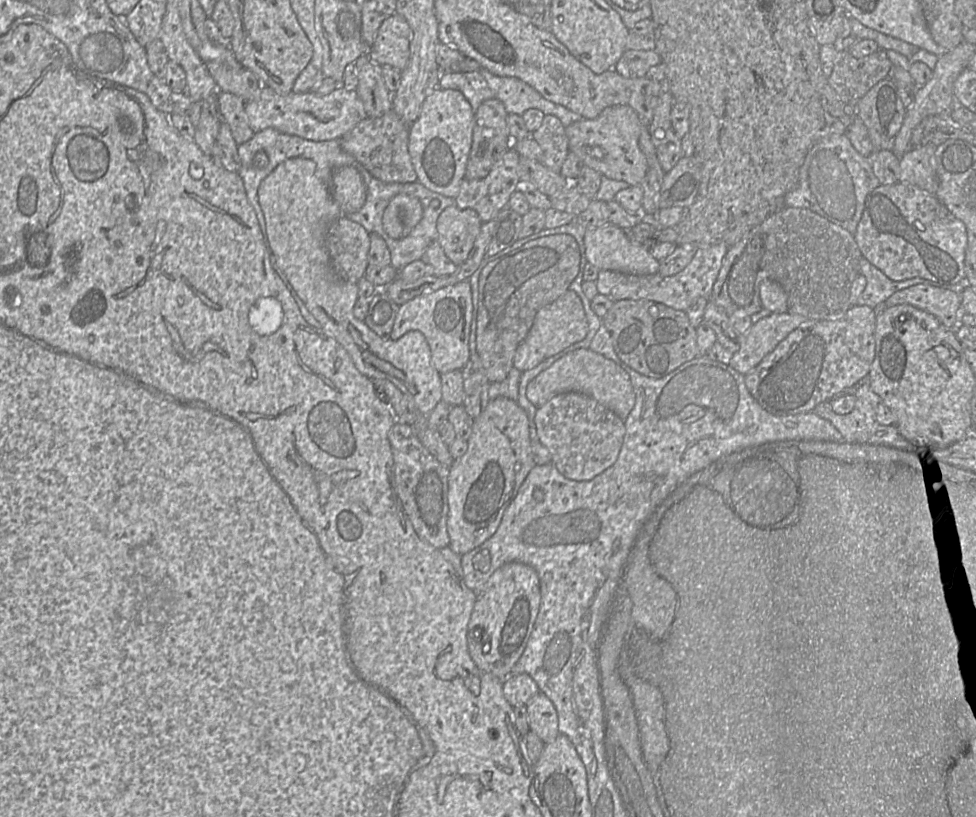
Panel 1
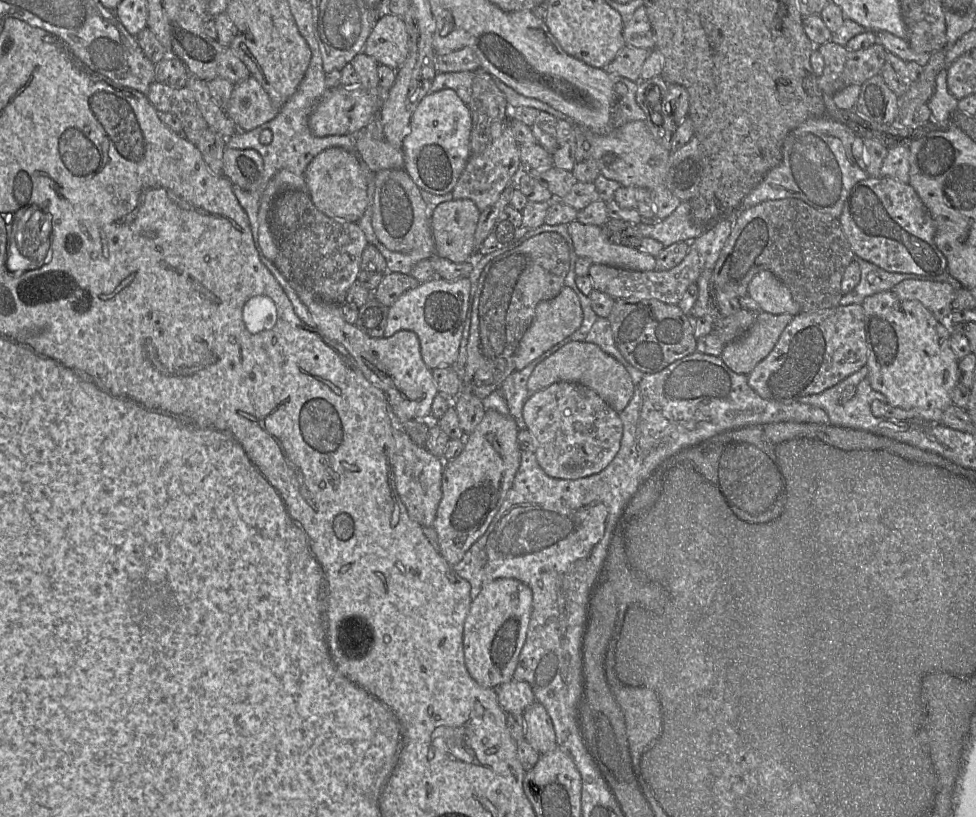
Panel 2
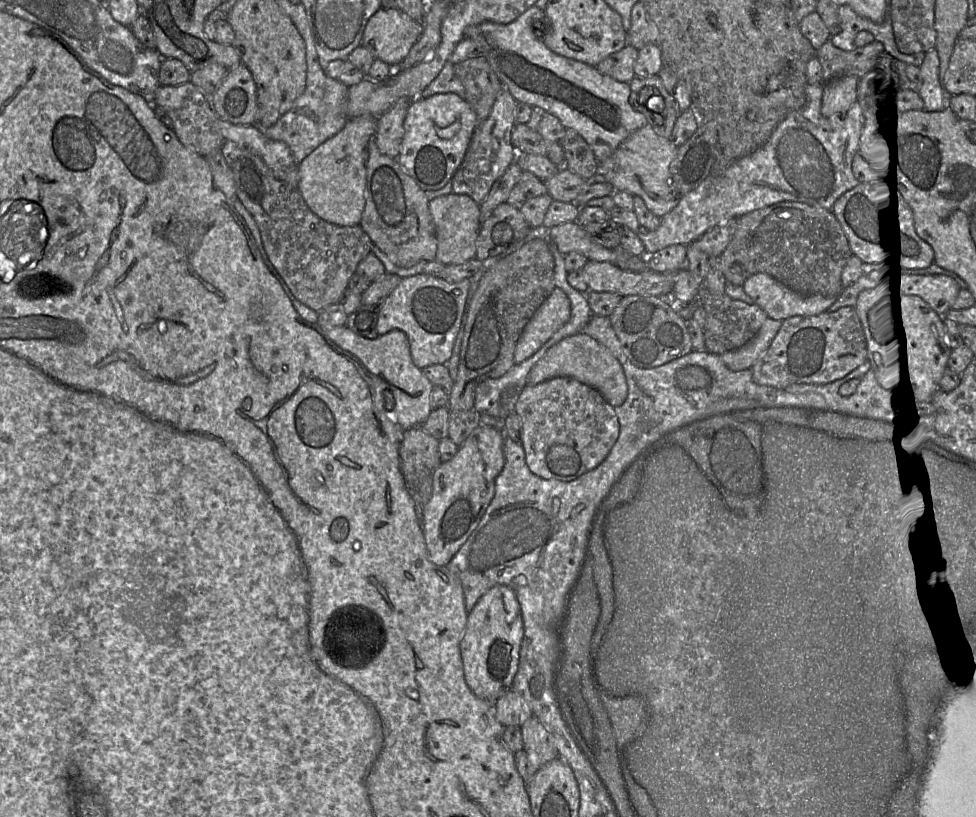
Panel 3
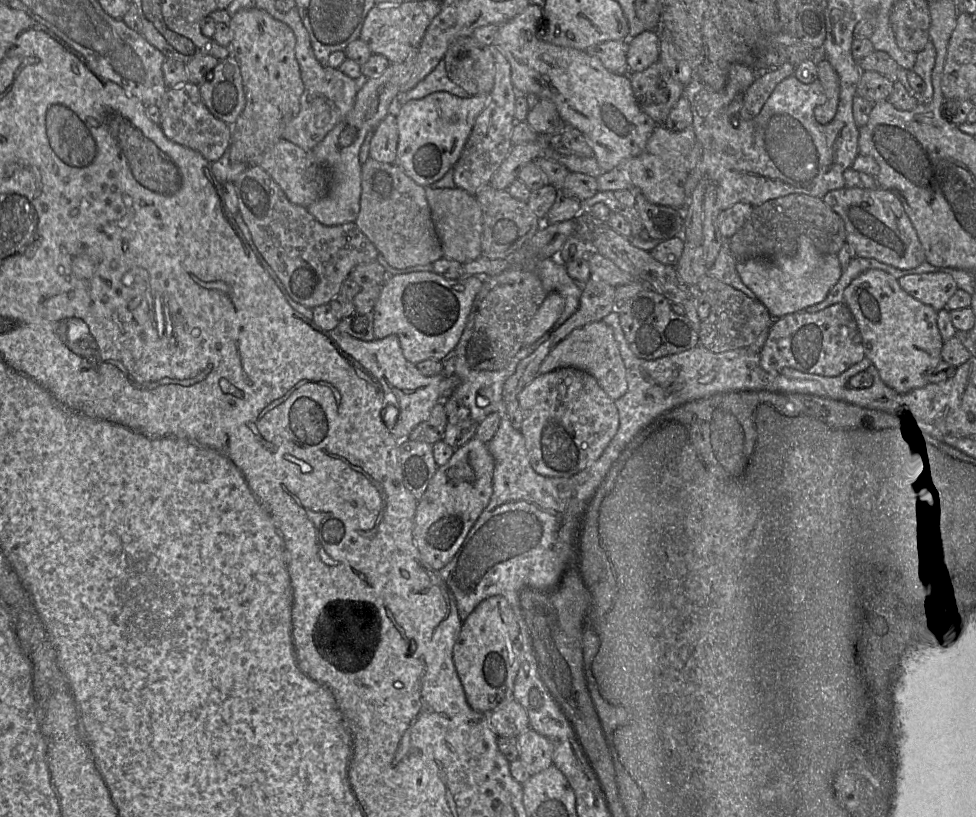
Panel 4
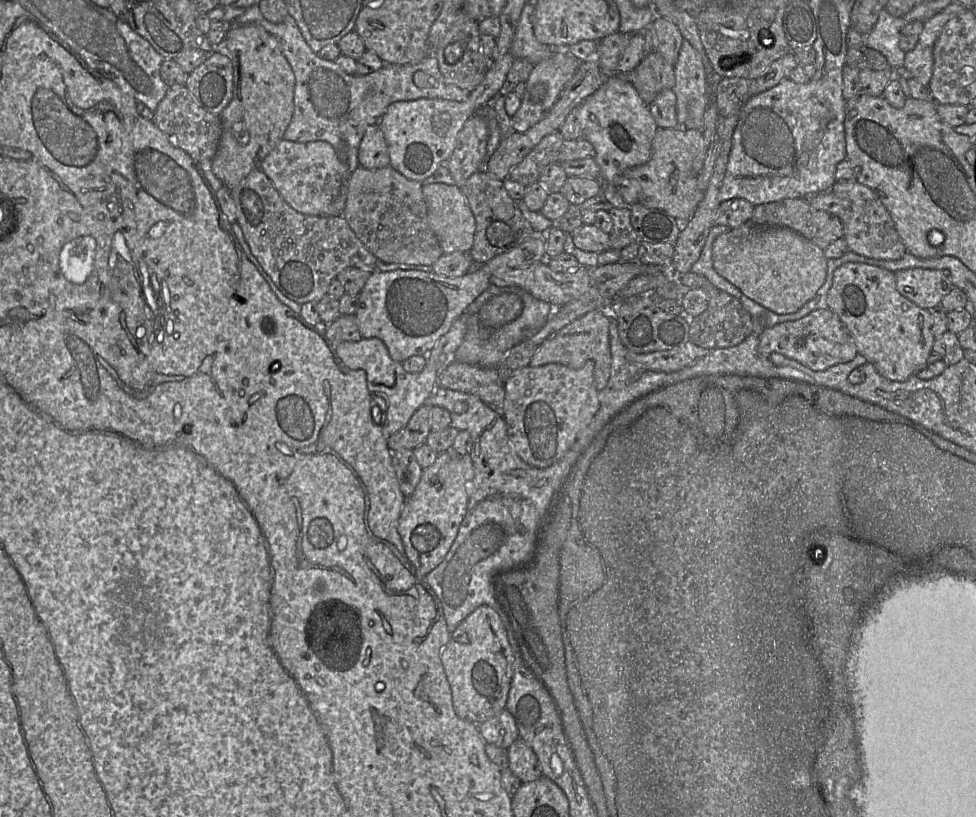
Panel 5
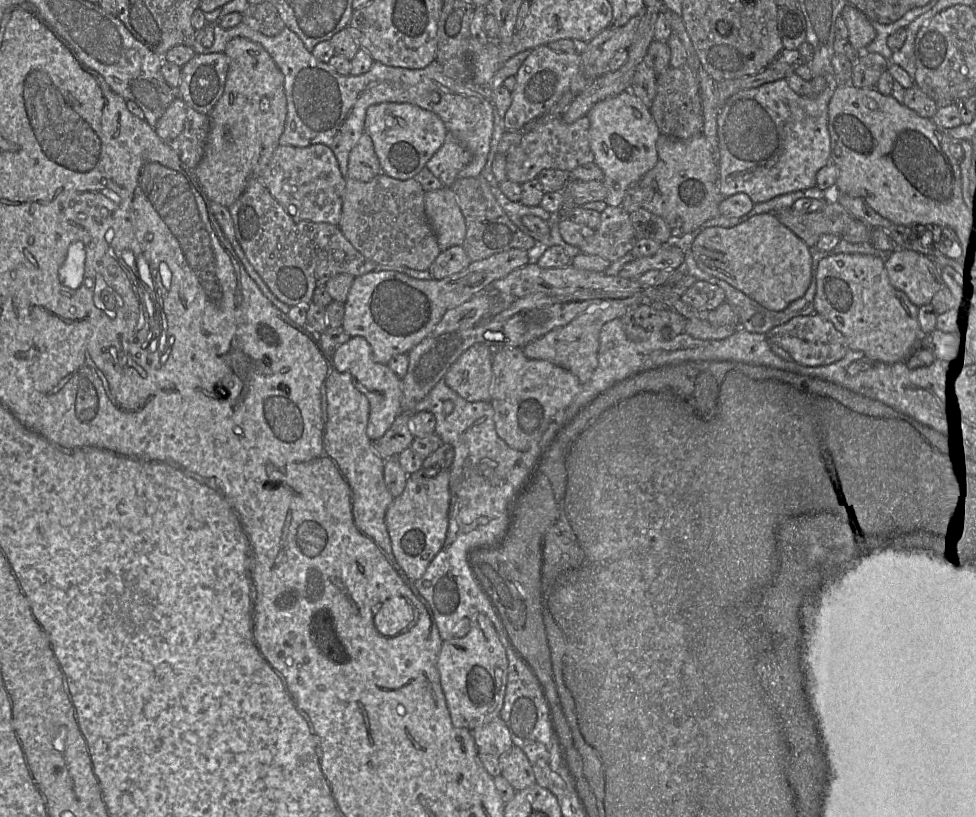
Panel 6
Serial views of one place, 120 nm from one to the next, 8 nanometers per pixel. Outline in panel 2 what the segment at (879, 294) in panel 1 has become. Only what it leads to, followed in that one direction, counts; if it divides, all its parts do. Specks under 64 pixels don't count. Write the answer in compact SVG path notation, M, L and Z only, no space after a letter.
M856 258L856 262L858 263L859 269L861 271L861 279L852 291L843 294L840 300L841 306L846 306L850 304L862 304L865 298L867 298L868 296L874 295L879 292L890 291L891 289L893 289L894 286L906 279L934 281L931 279L919 278L917 277L917 274L887 272L877 265L861 258Z

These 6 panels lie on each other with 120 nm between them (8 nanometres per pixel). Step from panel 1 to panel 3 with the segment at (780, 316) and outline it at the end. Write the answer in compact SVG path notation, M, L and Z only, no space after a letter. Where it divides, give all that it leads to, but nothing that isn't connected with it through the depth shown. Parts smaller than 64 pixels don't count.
M767 318L756 335L743 346L720 355L725 365L733 371L751 368L757 359L767 350L780 329L782 322Z

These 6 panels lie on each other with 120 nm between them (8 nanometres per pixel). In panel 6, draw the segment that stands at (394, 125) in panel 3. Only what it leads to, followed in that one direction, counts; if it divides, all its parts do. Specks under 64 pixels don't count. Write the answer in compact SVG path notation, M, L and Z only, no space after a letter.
M363 132L350 152L346 178L368 182L382 173L371 137Z

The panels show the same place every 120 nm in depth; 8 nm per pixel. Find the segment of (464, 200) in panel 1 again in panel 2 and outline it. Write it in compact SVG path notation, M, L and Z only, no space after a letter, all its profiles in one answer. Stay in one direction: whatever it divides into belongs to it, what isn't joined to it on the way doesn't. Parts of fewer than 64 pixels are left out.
M506 121L499 137L493 139L483 152L470 155L451 192L453 198L472 200L480 212L493 205L507 187L510 185L516 187L516 179L521 172L519 147L509 121Z

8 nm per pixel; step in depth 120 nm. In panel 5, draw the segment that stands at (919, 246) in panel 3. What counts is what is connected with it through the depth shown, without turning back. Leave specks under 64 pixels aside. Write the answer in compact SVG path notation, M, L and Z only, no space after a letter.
M827 191L811 197L809 203L814 209L829 212L842 221L843 238L850 251L878 260L898 260L907 253L888 210L878 197L873 200L851 201Z

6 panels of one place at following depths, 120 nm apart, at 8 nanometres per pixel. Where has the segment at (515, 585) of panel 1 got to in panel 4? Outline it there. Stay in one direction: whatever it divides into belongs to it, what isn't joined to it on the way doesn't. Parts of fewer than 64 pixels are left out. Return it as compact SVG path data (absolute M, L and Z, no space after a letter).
M491 596L480 602L462 626L453 647L453 662L470 707L489 714L501 703L514 699L513 686L521 654L521 629L513 608L503 596Z

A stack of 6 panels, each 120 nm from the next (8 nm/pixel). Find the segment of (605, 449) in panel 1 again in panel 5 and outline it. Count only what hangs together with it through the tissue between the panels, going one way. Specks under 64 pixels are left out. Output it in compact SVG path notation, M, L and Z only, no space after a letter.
M593 362L581 369L551 363L516 370L504 383L504 415L507 433L518 456L528 465L543 469L552 466L571 449L581 432L595 419L600 407L598 390L593 379Z

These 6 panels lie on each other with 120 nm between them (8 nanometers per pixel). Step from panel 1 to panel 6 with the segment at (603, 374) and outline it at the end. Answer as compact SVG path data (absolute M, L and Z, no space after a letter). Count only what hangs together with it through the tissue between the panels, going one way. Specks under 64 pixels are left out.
M620 300L609 301L590 309L563 327L554 329L545 336L523 347L525 355L530 359L548 360L564 368L579 378L581 383L587 382L598 365L599 336L603 325L611 320L622 318L629 306Z

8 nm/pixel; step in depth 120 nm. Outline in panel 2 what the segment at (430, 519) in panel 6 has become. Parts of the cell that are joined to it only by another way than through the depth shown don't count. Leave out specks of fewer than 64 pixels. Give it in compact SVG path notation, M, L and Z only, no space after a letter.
M485 410L481 422L464 440L461 454L445 463L442 498L433 528L437 533L440 555L450 564L459 563L471 546L484 534L511 488L520 465L521 450L514 419L496 410Z

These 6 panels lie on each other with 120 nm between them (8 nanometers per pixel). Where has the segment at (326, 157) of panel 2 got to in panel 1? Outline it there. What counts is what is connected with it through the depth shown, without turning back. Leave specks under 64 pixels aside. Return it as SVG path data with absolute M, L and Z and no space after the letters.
M354 167L334 169L329 190L333 200L339 205L342 215L359 211L366 201L366 185Z

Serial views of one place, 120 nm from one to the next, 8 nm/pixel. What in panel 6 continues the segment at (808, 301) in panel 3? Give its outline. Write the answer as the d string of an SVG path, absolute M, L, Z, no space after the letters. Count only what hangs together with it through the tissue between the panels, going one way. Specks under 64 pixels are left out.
M774 213L754 215L731 228L704 227L693 233L691 252L699 268L726 281L769 310L786 309L810 286L811 248L784 226Z

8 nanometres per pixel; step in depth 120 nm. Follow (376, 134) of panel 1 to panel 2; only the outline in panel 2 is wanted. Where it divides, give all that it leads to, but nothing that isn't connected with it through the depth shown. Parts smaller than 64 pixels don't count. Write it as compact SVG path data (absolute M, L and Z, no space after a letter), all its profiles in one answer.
M365 129L355 134L355 145L357 155L373 172L385 169L403 169L404 167L401 147L394 147L385 139L376 140Z

